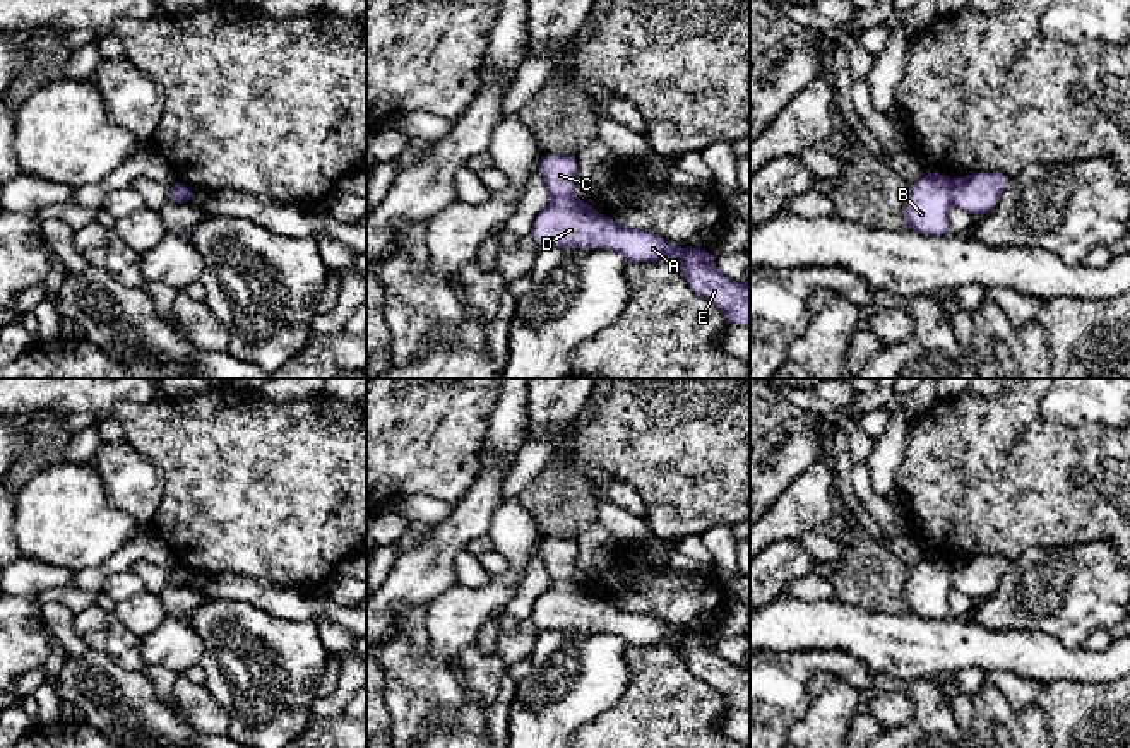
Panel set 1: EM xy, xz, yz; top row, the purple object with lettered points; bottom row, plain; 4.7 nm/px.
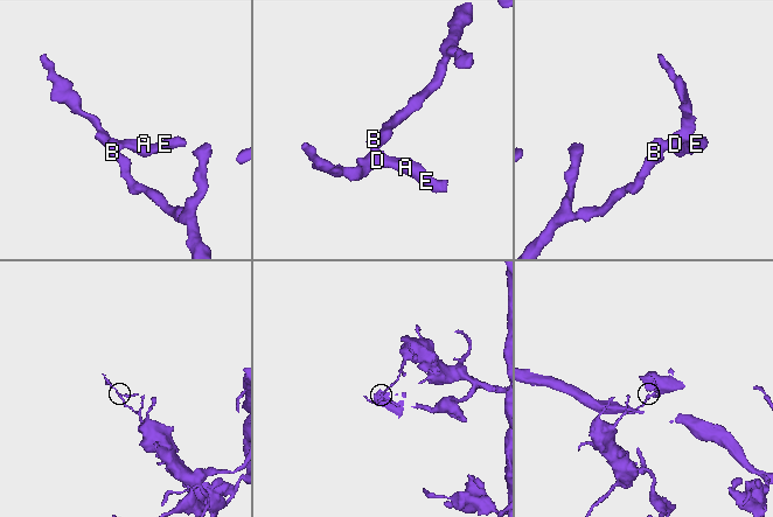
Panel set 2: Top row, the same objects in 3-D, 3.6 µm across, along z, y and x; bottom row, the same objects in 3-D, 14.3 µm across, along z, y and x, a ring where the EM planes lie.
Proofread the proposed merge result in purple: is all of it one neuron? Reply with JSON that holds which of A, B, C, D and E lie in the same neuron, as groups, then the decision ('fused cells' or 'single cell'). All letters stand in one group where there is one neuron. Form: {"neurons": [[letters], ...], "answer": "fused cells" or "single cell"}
{"neurons": [["A", "D", "E"], ["B", "C"]], "answer": "fused cells"}

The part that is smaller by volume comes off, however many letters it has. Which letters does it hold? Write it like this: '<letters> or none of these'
A, D, E

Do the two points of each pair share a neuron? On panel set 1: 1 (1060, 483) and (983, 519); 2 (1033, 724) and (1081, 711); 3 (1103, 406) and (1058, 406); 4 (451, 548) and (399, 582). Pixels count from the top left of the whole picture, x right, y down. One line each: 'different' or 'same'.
1: same
2: different
3: same
4: same

